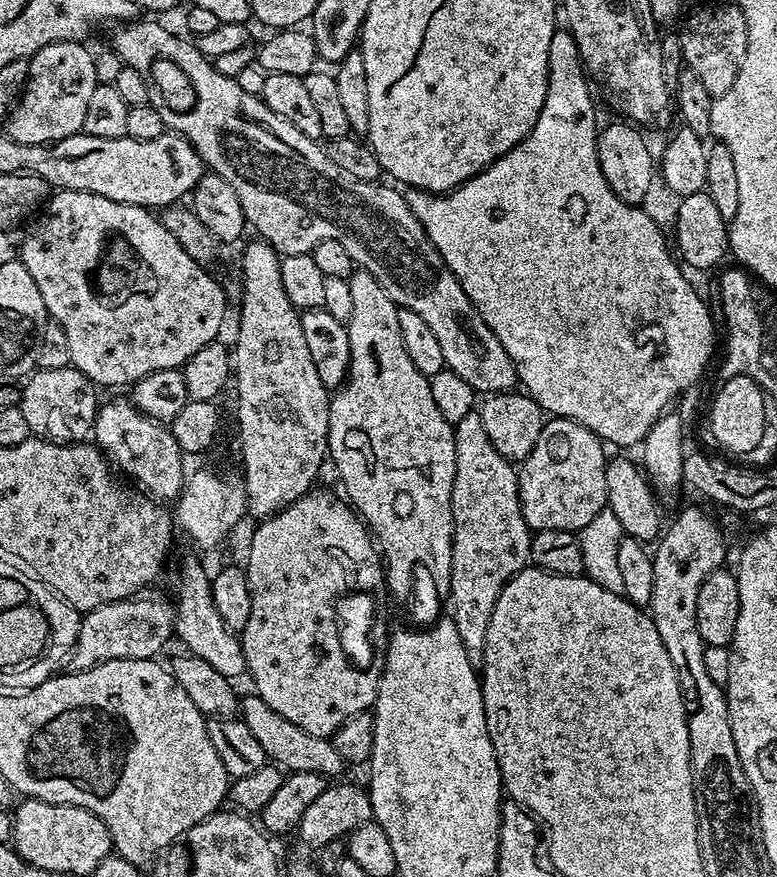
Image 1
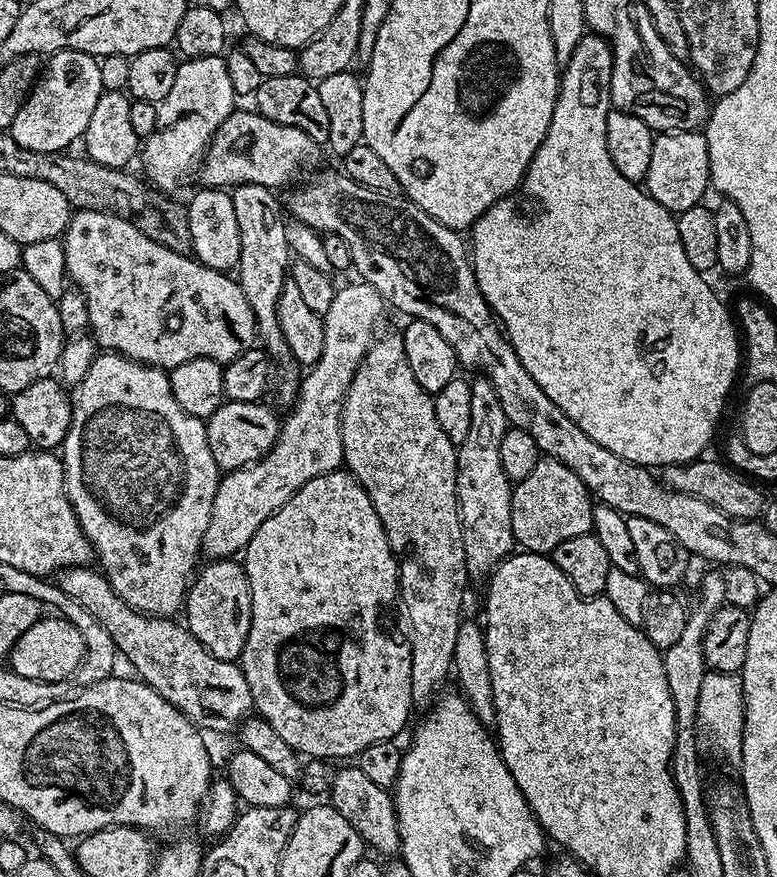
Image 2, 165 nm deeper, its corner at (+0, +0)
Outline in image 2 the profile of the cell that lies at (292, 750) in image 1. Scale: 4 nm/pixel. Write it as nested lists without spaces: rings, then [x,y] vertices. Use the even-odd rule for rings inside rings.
[[[357,766],[351,768],[336,768],[336,780],[331,786],[330,803],[332,807],[358,830],[358,834],[369,849],[372,848],[384,858],[392,858],[400,850],[400,831],[398,830],[398,818],[396,817],[396,801],[393,793],[367,778]]]

